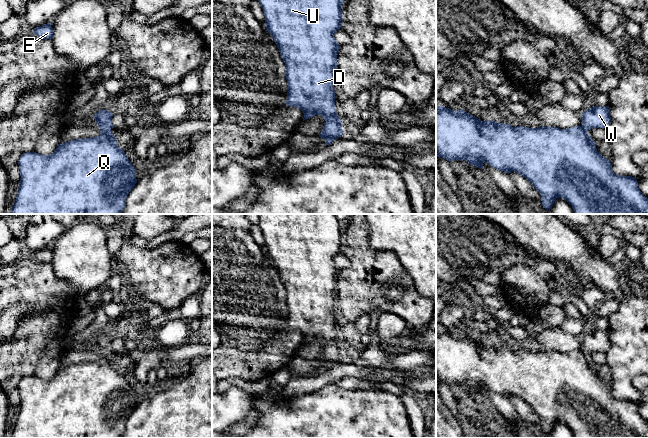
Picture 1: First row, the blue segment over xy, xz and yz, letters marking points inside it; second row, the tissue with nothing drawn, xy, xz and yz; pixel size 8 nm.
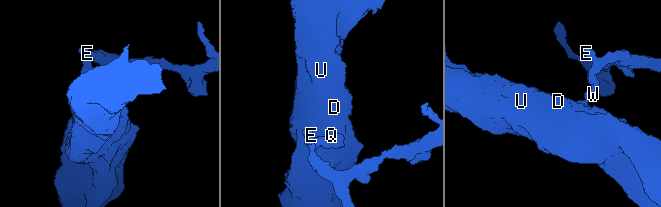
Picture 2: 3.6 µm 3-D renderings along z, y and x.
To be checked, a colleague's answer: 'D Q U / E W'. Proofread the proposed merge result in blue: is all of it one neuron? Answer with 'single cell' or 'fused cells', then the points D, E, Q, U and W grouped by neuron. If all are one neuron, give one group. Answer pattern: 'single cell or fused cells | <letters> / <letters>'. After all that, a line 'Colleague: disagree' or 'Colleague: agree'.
single cell | D E Q U W
Colleague: disagree

